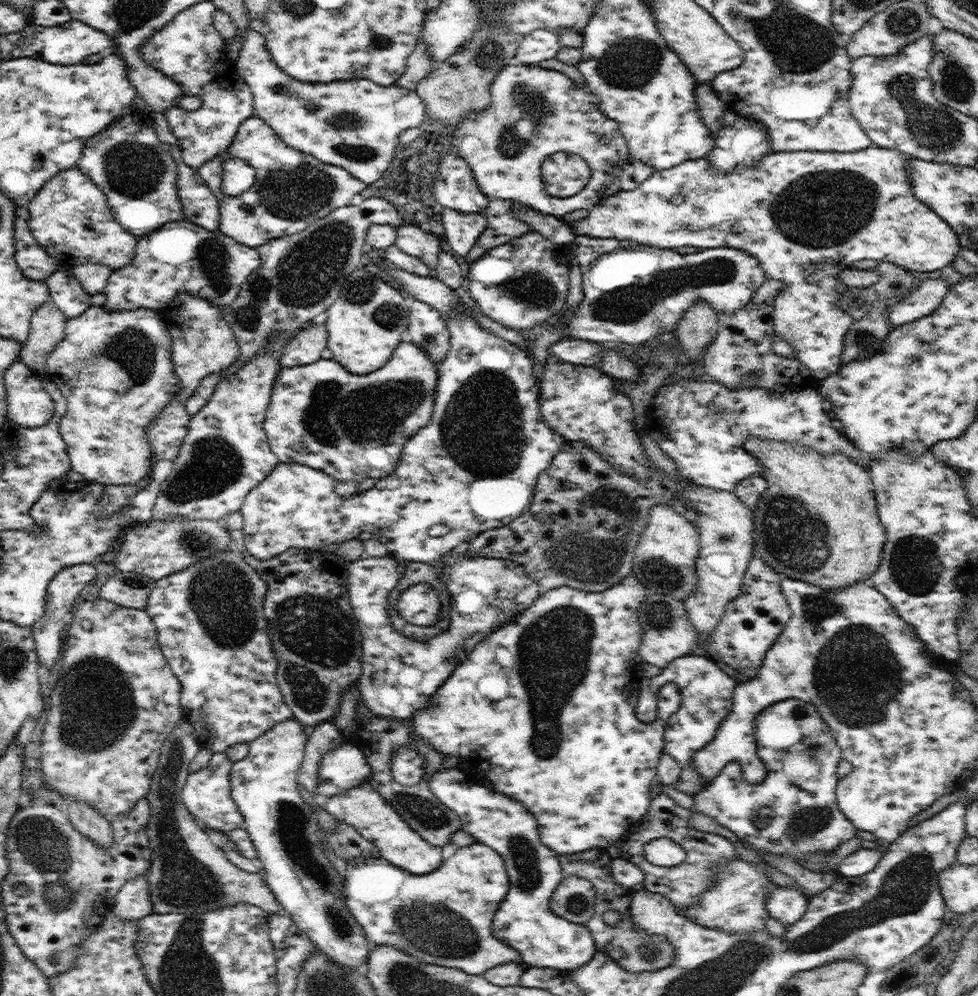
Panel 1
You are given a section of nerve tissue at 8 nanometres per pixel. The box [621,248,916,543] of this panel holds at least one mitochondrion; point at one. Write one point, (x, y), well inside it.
(865, 342)

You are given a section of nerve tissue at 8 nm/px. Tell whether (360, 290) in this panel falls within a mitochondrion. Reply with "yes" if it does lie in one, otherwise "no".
yes

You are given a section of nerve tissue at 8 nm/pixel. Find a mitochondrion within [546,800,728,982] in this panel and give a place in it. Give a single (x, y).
(574, 903)

